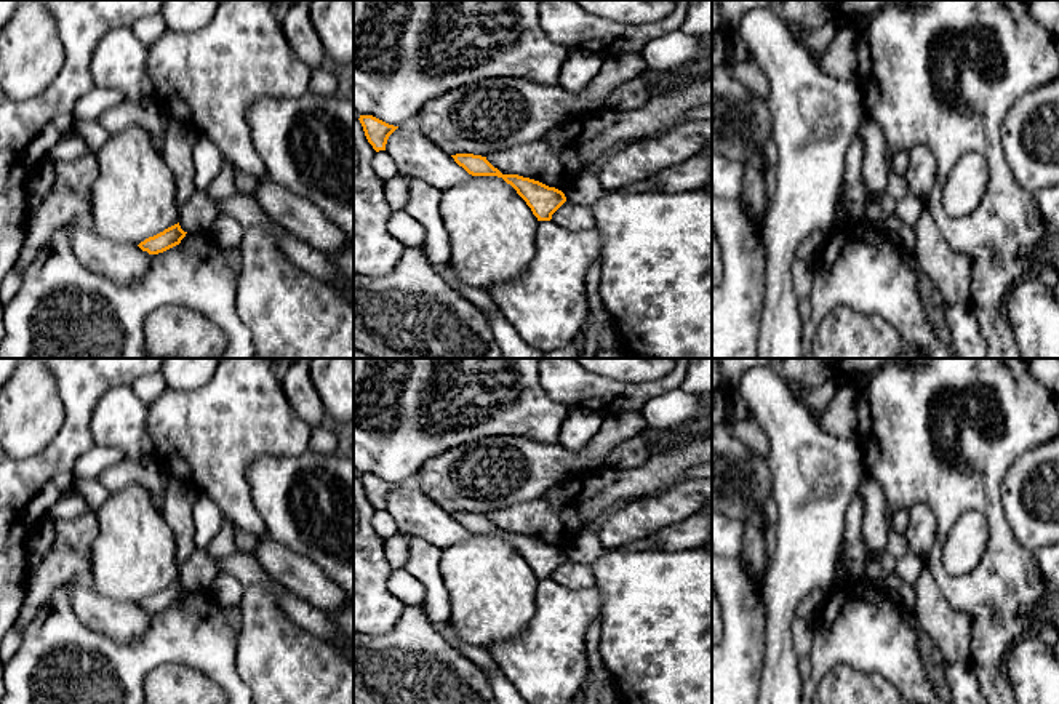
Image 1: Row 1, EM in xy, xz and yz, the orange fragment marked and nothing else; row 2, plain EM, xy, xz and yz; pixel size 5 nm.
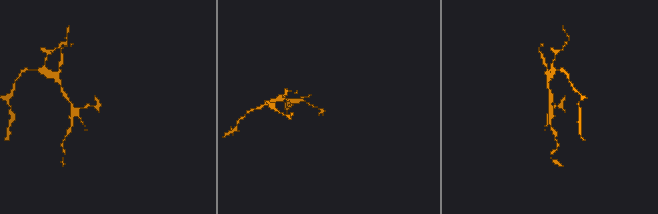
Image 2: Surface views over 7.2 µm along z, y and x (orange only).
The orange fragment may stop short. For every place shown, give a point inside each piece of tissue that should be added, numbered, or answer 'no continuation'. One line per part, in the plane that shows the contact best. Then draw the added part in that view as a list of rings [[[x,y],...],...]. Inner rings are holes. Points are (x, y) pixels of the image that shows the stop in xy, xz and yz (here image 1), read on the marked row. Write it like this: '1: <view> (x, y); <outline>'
no continuation

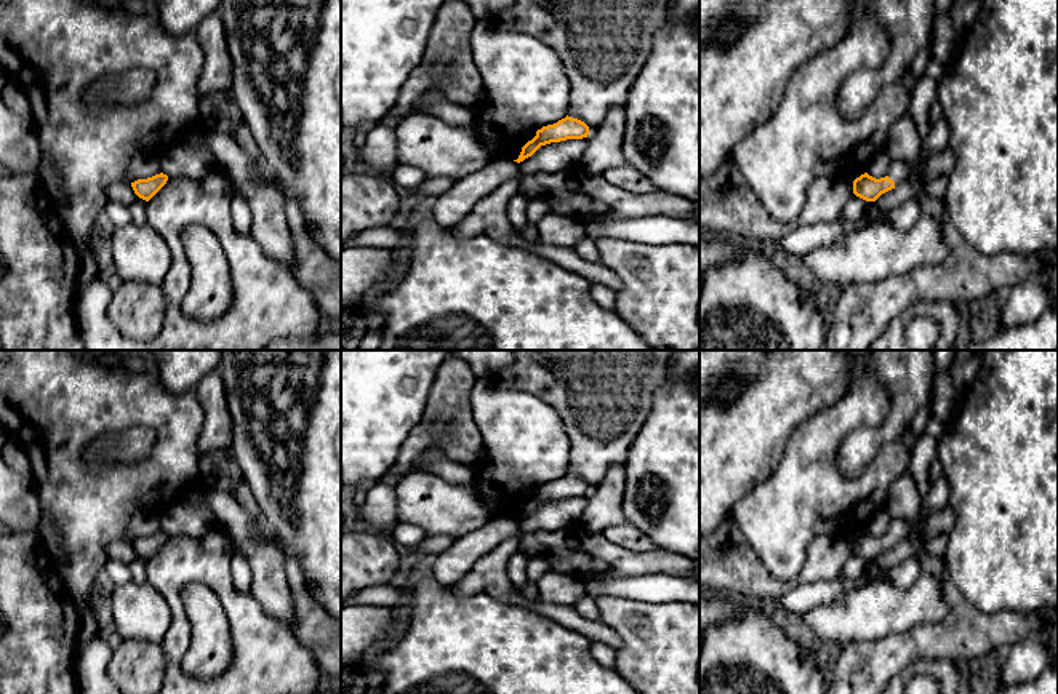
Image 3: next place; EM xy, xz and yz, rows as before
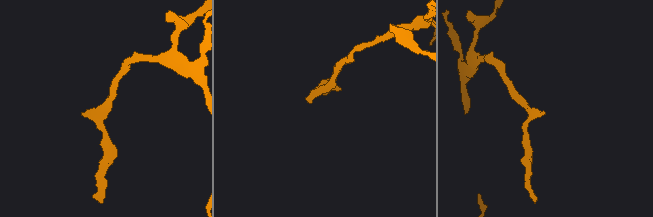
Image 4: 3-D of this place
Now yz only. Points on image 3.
1: yz (938, 165); [[[948,147],[930,155],[925,162],[901,162],[892,163],[887,176],[895,182],[895,187],[912,177],[917,182],[917,192],[925,192],[930,181],[948,177],[956,166],[956,155]]]

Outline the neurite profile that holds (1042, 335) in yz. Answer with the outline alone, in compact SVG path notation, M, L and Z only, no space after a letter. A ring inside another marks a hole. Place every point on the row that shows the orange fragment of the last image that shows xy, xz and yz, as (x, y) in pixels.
M1047 309L1036 321L1000 329L988 341L970 339L951 350L1058 350L1058 309Z

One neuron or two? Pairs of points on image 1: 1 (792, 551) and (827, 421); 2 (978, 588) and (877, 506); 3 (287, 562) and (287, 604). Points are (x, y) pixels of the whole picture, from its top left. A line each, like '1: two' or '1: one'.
1: two
2: two
3: two

